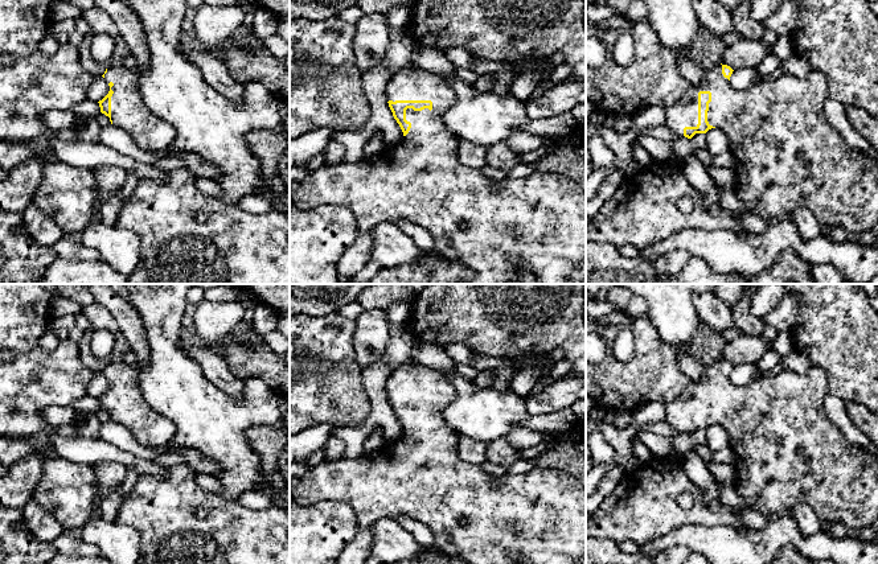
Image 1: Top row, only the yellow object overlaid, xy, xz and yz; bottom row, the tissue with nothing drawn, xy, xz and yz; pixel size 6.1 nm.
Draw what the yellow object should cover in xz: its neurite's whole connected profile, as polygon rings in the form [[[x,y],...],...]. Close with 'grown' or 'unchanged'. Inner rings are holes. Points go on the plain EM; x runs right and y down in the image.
[[[411,361],[399,366],[386,383],[387,399],[394,415],[403,428],[403,437],[394,442],[385,442],[383,446],[372,453],[364,453],[360,457],[344,457],[337,461],[323,461],[311,468],[296,486],[292,487],[291,498],[300,506],[312,506],[324,501],[339,501],[348,503],[358,522],[358,530],[354,538],[346,544],[339,556],[337,564],[364,564],[372,556],[372,527],[381,518],[397,520],[398,516],[406,516],[427,526],[434,535],[434,546],[447,557],[463,559],[468,564],[586,564],[586,489],[579,485],[577,478],[558,469],[532,469],[522,474],[492,476],[483,472],[479,466],[464,462],[456,454],[456,442],[459,433],[446,421],[444,411],[456,398],[456,388],[450,379],[438,370],[417,365]]]; grown

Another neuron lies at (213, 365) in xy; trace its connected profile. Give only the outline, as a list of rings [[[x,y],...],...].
[[[182,333],[181,346],[216,387],[233,400],[243,398],[246,382],[234,376],[218,349],[206,346],[194,334],[188,333]]]

